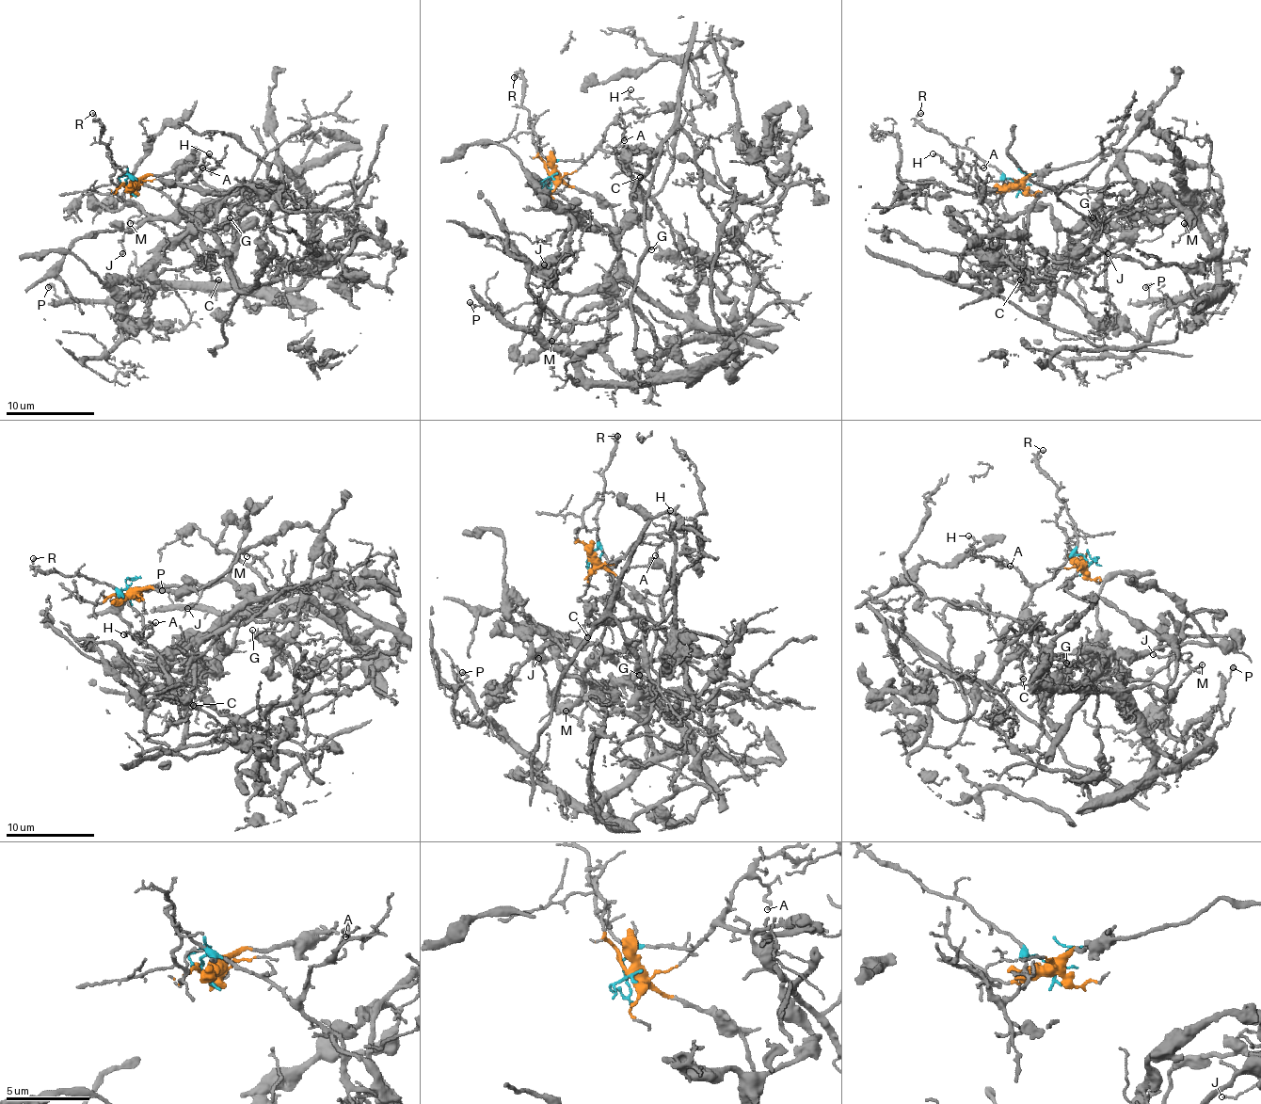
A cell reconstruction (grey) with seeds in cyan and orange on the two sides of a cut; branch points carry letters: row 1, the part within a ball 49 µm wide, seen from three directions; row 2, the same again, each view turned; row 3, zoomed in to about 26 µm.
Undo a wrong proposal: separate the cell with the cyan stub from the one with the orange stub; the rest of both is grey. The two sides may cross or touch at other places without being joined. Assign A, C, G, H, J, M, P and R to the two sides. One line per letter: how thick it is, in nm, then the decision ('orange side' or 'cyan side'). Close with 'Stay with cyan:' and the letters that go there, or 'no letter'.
A: 120 nm | cyan side
C: 160 nm | orange side
G: 130 nm | orange side
H: 90 nm | cyan side
J: 130 nm | orange side
M: 90 nm | orange side
P: 190 nm | orange side
R: 120 nm | cyan side
Stay with cyan: A, H, R

